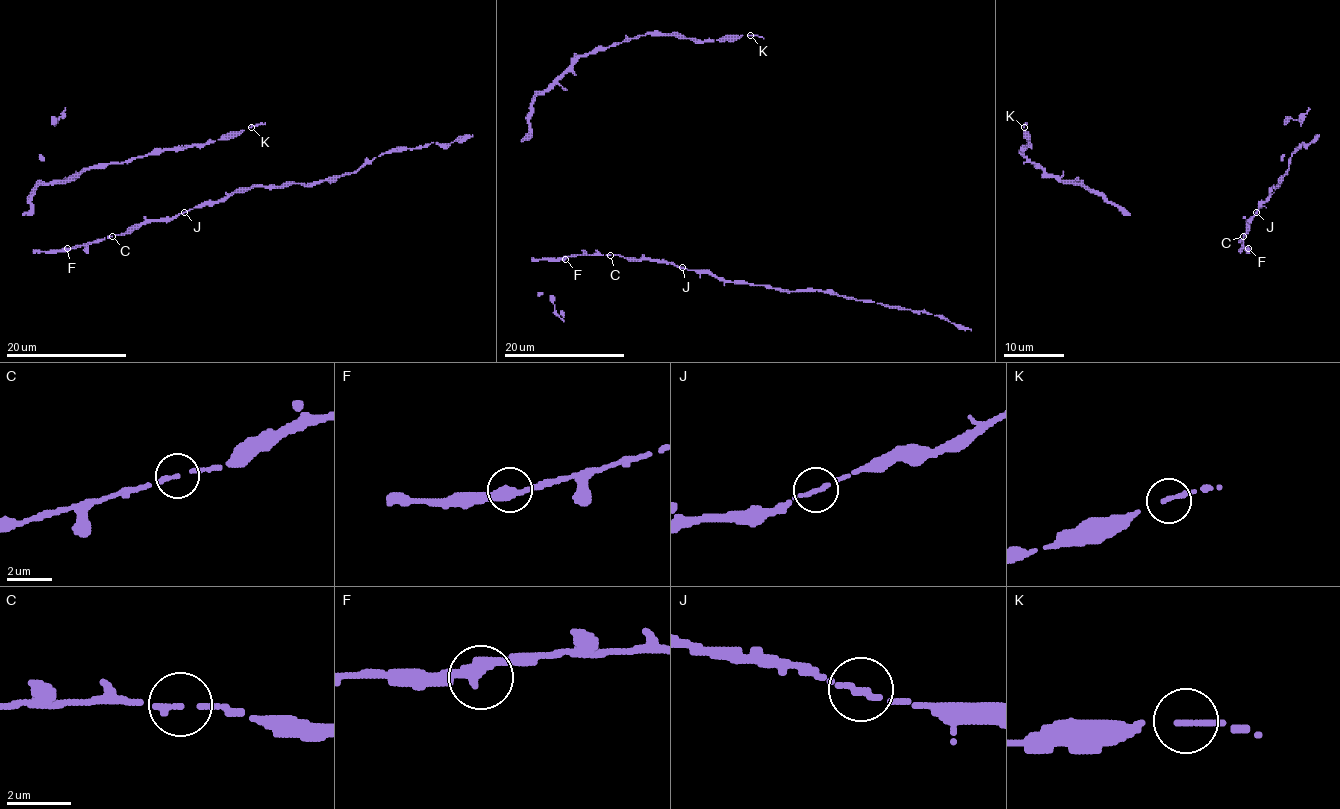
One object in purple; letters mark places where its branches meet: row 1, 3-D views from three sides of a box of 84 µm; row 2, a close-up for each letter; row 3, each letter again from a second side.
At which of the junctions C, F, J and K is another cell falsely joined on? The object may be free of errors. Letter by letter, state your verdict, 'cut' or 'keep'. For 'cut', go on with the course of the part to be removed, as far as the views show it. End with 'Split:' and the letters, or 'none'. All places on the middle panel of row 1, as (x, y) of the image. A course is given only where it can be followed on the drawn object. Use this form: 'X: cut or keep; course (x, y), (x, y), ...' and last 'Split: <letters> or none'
C: keep
F: keep
J: keep
K: keep
Split: none

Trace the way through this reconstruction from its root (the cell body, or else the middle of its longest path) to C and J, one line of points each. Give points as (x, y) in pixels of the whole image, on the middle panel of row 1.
C: (562, 258), (610, 255)
J: (562, 258), (620, 255), (633, 259), (659, 259), (682, 267)

